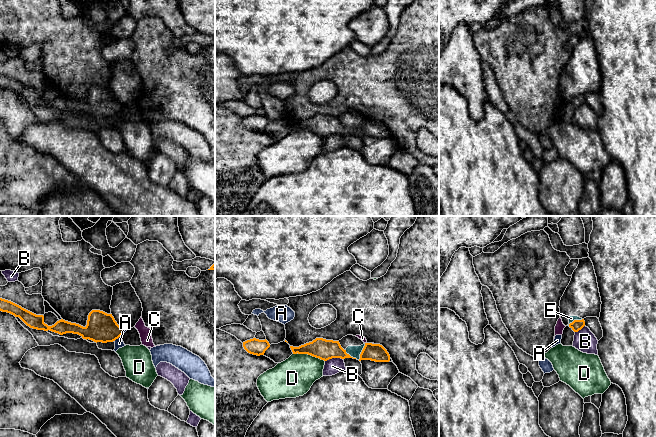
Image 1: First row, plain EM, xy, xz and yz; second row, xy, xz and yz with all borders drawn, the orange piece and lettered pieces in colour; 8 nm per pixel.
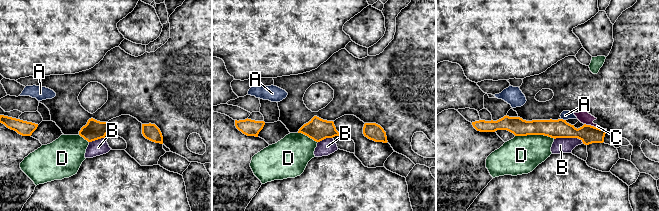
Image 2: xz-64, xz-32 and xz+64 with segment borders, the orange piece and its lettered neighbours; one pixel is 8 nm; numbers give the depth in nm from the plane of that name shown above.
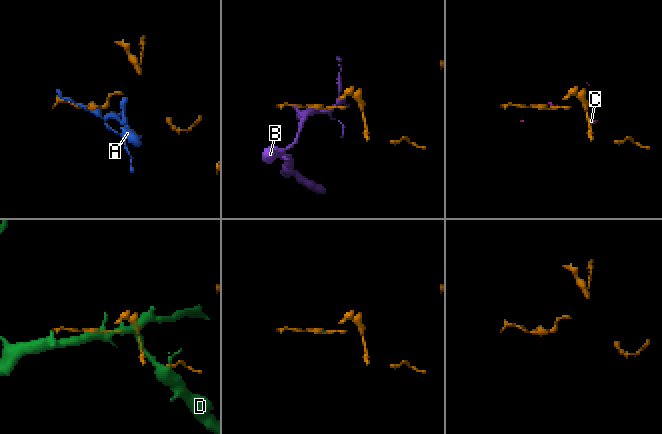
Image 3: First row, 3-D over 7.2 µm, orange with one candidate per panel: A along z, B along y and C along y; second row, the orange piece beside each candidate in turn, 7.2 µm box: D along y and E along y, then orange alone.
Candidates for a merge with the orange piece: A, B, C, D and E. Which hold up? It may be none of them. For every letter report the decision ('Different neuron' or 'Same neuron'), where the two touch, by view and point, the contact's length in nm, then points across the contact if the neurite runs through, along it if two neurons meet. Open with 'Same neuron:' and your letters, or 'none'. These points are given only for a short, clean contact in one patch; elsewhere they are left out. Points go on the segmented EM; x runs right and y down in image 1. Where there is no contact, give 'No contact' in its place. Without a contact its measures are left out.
Same neuron: none
A: Different neuron. Touches orange at xy (120, 335). Shared border 130 nm. Boundary: xy (124, 329), (114, 341)
B: Different neuron. Touches orange at xz (333, 357). Shared border 150 nm
C: Different neuron. Touches orange at xz (371, 343). Shared border 30 nm. Boundary: xz (371, 343), (373, 344)
D: Different neuron. Touches orange at xz (309, 354). Shared border 260 nm
E: Different neuron. Touches orange at xz (362, 351). Shared border 150 nm. Boundary: xz (365, 343), (358, 359)

